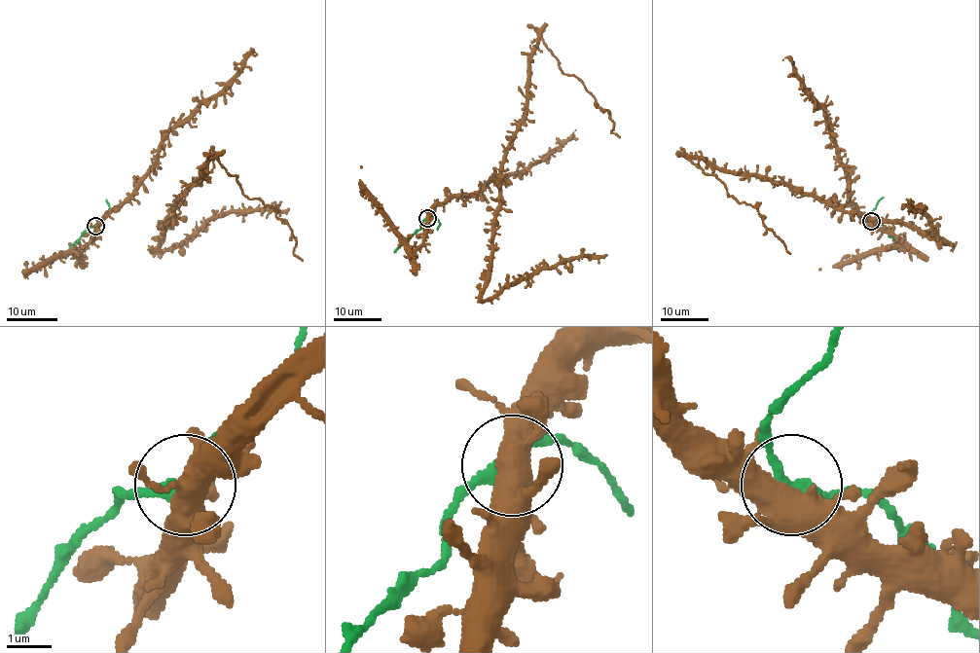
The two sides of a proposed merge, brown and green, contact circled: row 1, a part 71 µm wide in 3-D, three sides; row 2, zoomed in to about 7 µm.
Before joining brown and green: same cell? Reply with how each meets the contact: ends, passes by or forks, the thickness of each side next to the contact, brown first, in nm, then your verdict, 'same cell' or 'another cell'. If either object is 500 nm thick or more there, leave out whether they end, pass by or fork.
brown forks there; green passes by; 460 nm thick on the brown side, 300 nm on the other; same cell

